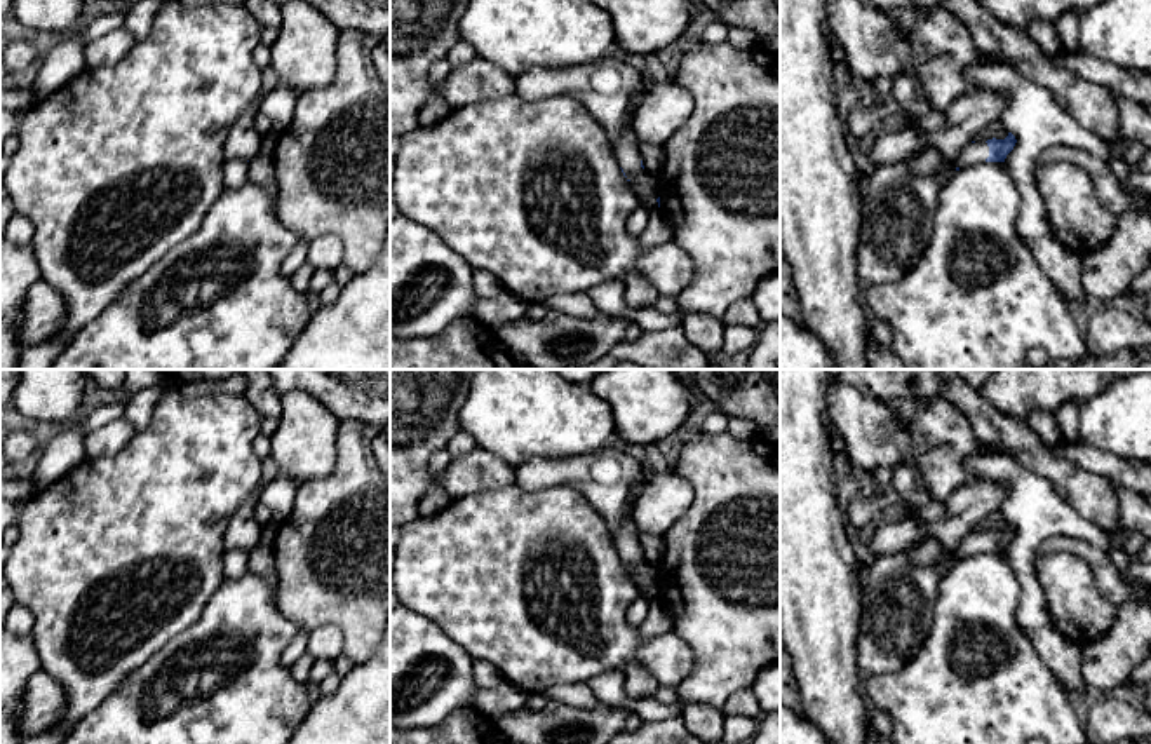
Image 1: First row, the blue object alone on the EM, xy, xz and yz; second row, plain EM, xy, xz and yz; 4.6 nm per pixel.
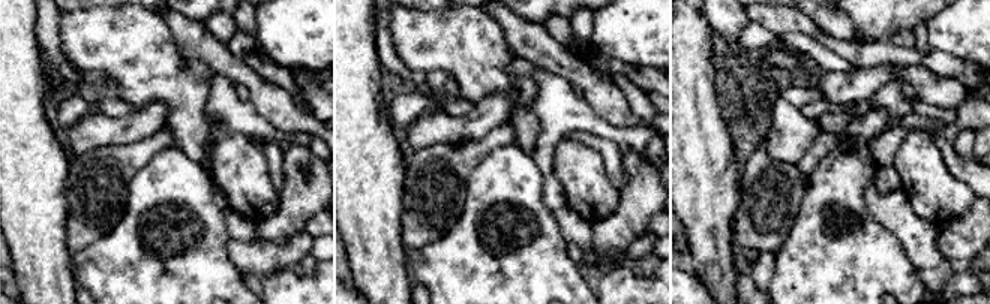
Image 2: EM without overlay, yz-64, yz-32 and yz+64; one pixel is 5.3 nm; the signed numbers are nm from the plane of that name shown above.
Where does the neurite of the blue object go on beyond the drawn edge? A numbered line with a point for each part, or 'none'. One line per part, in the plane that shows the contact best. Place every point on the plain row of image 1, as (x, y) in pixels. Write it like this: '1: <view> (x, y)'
1: yz (977, 542)

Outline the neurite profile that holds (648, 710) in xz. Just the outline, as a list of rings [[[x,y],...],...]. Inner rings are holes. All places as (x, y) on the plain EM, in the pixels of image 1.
[[[655,697],[651,699],[637,699],[634,704],[634,711],[641,718],[643,723],[651,723],[656,720],[667,720],[670,716],[681,716],[683,713],[683,702],[672,702],[672,704],[663,704],[656,700]]]

